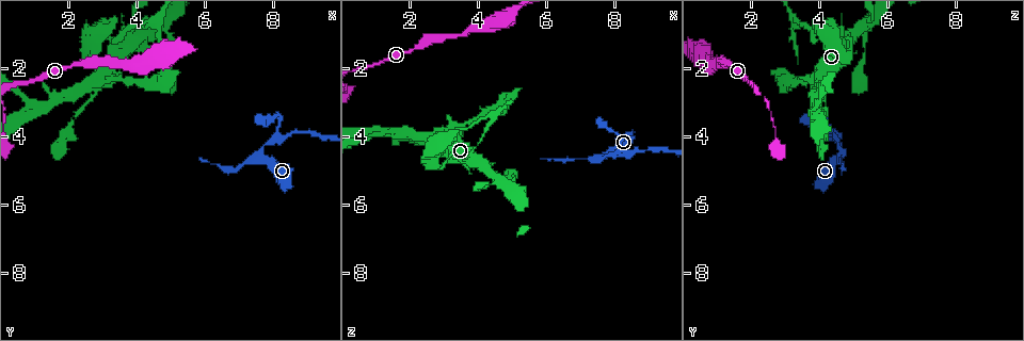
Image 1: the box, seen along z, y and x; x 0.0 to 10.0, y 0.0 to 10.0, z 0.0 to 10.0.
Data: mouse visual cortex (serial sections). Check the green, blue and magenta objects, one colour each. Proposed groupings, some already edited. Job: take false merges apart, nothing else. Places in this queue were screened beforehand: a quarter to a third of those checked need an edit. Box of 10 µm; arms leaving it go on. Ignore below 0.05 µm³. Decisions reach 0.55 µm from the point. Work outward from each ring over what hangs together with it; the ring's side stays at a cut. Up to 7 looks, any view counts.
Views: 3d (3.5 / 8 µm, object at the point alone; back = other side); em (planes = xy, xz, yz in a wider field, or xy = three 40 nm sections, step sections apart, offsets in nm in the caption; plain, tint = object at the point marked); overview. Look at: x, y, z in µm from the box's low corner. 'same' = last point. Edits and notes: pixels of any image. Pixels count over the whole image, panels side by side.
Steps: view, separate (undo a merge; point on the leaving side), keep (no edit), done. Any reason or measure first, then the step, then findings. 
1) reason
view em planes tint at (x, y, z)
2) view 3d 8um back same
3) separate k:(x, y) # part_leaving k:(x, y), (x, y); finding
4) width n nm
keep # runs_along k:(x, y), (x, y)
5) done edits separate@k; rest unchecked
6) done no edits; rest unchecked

view 3d 3.5um at (4.60, 0.90, 5.30)

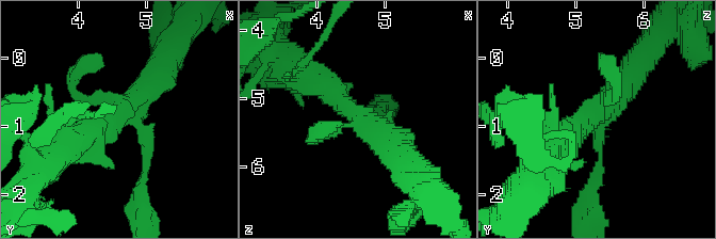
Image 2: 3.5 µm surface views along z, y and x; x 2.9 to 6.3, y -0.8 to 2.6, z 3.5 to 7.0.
view em xy step 5 tint at (4.70, 0.85, 5.30)

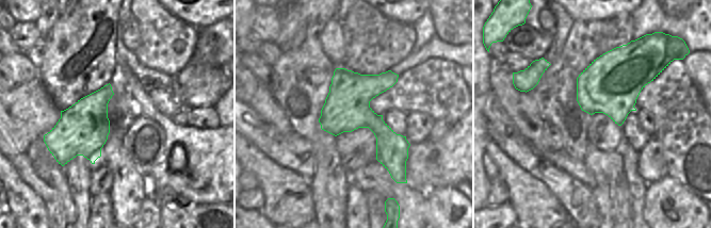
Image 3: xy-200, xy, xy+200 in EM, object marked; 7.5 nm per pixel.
arms 4
keep # runs_along 2:(310, 78), (343, 102), (399, 160); all the same cell

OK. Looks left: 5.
three-way junction
view 3d 8um at (1.10, 3.20, 3.95)

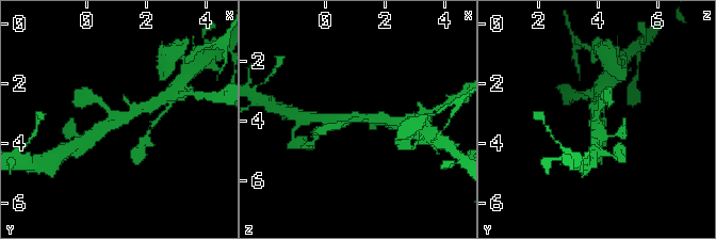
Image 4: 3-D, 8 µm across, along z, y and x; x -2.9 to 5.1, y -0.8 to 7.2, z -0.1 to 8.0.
view em xy step 3 tint same

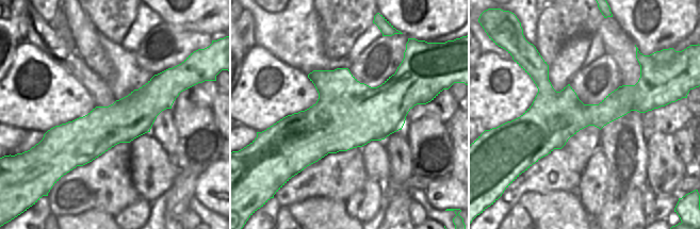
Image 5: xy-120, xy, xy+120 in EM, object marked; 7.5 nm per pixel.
arm_widths 200, 300, 350 nm
keep # runs_along 5:(656, 104), (520, 126); all the same cell

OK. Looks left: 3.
abrupt turn
view 3d 3.5um at (8.15, 4.00, 4.45)

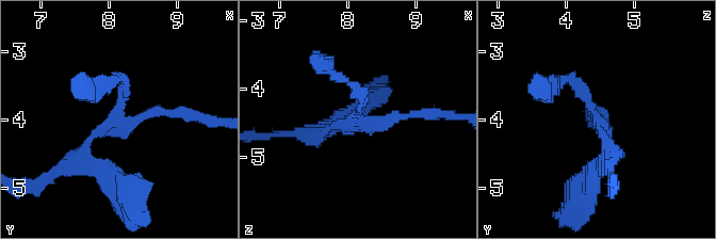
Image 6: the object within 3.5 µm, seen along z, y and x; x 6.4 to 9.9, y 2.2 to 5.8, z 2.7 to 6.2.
view em planes tint at (8.10, 4.10, 4.50)

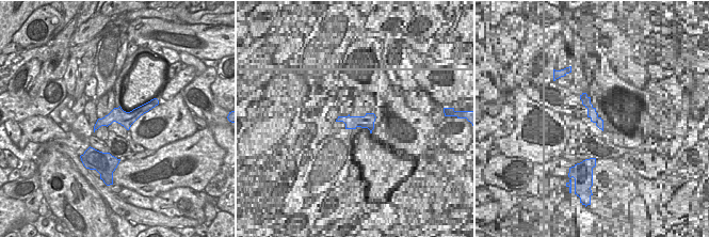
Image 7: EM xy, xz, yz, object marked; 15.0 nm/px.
keep # runs_along 6:(98, 169), (85, 143), (121, 100), (108, 80); all the same cell

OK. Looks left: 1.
done no edits; rest unchecked

